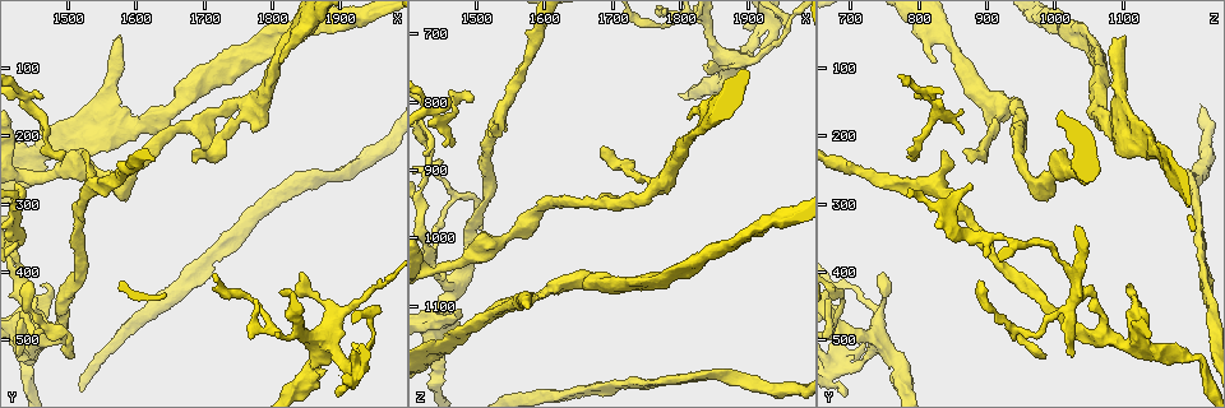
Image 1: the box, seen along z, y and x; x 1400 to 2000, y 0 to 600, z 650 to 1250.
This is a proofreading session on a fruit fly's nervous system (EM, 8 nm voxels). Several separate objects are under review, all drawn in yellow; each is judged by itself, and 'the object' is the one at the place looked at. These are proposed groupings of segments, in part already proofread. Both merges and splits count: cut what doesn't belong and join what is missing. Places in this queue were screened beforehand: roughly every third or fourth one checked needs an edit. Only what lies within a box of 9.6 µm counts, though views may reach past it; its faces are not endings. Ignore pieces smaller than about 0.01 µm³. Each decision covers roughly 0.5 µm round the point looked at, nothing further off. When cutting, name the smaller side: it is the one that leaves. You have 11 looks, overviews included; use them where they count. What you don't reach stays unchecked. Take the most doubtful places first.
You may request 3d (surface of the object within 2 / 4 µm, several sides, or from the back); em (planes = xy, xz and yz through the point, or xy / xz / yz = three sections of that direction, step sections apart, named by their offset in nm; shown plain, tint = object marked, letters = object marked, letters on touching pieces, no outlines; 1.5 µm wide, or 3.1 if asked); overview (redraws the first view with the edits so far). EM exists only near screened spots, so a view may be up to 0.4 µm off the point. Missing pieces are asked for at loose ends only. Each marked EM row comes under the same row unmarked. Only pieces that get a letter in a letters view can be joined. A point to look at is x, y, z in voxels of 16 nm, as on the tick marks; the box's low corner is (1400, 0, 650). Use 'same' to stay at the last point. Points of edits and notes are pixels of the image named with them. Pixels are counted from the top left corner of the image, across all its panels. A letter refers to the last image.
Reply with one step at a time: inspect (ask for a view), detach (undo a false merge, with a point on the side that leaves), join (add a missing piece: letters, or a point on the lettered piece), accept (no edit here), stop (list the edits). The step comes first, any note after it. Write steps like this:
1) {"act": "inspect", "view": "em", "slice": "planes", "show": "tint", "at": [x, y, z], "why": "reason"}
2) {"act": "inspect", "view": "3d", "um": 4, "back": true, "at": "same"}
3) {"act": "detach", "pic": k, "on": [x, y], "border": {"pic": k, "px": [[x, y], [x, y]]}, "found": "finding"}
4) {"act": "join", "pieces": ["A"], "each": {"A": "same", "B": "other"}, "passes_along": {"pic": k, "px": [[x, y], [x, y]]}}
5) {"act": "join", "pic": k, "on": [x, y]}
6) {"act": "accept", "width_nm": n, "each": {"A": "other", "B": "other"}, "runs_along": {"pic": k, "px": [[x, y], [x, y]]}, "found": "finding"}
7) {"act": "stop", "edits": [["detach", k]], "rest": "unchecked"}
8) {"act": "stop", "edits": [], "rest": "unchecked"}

{"act": "inspect", "view": "em", "slice": "planes", "show": "letters", "at": [1525, 220, 835]}

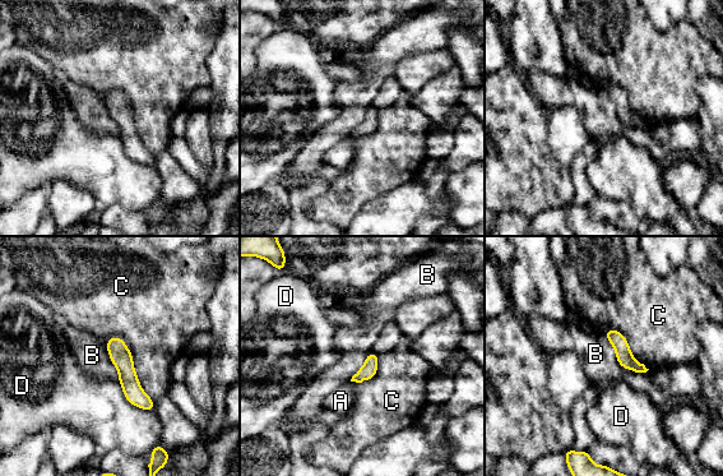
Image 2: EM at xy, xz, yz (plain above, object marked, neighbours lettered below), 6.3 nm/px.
{"act": "accept", "each": {"A": "other", "B": "other", "C": "other", "D": "other"}, "found": "none of them fits"}

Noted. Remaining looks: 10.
{"act": "inspect", "view": "em", "slice": "planes", "show": "letters", "at": [1575, 50, 1105], "why": "an open end"}

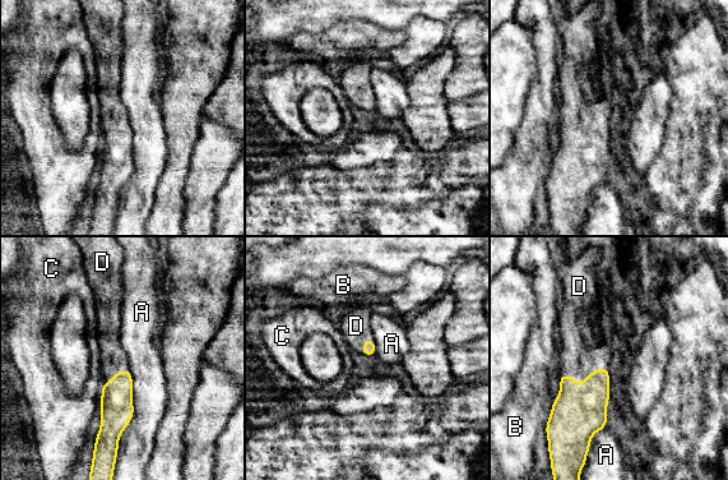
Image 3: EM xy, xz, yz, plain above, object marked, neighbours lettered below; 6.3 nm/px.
{"act": "join", "pieces": ["D"], "each": {"A": "other", "B": "other", "C": "other", "D": "same"}, "passes_along": {"pic": 3, "px": [[580, 410], [584, 381], [575, 358]]}, "found": "the neuron continues"}

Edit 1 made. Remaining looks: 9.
{"act": "inspect", "view": "overview"}

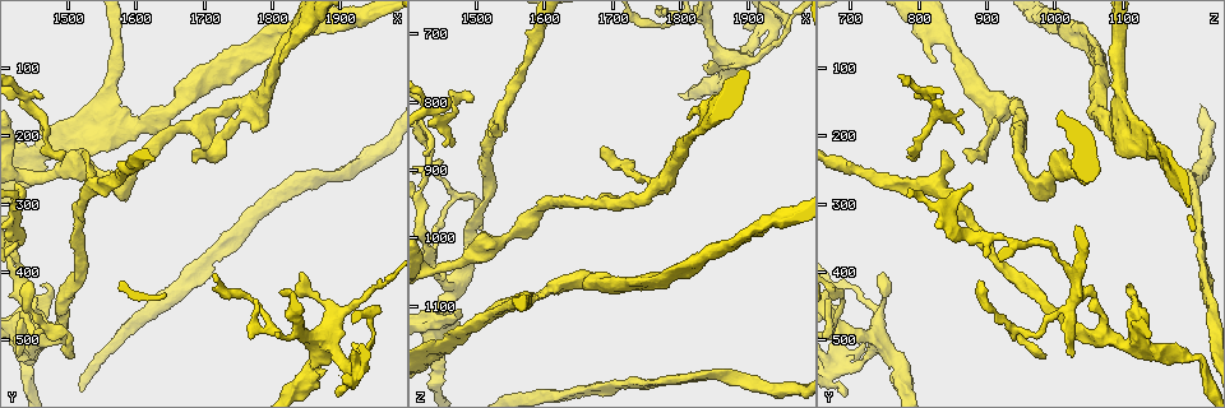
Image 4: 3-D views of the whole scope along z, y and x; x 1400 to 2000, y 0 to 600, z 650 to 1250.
{"act": "inspect", "view": "3d", "um": 2, "at": [1440, 410, 890], "why": "branch stops here"}

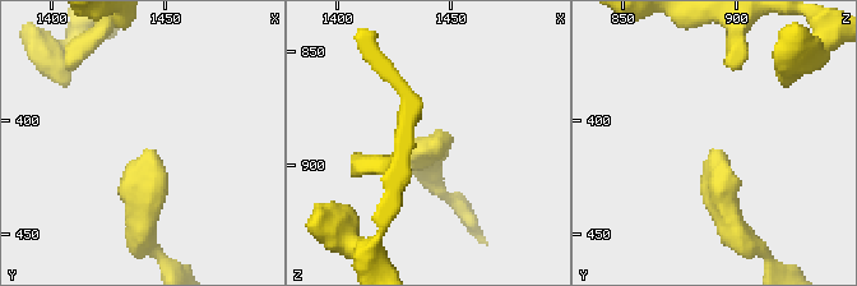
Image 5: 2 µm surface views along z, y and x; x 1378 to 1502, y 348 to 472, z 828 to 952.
{"act": "inspect", "view": "em", "slice": "planes", "show": "letters", "at": [1443, 413, 892]}

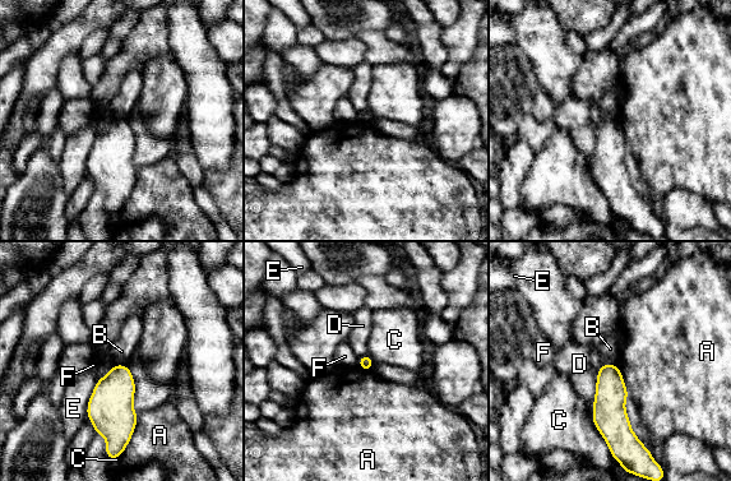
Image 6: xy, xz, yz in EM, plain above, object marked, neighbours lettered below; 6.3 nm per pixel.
{"act": "accept", "width_nm": 90, "each": {"A": "other", "B": "other", "C": "other", "D": "other", "E": "other", "F": "other"}, "border": {"pic": 6, "px": [[604, 361], [616, 365]]}, "found": "none of them fits"}

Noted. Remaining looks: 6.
{"act": "stop", "edits": [["join", 3]], "rest": "unchecked"}

